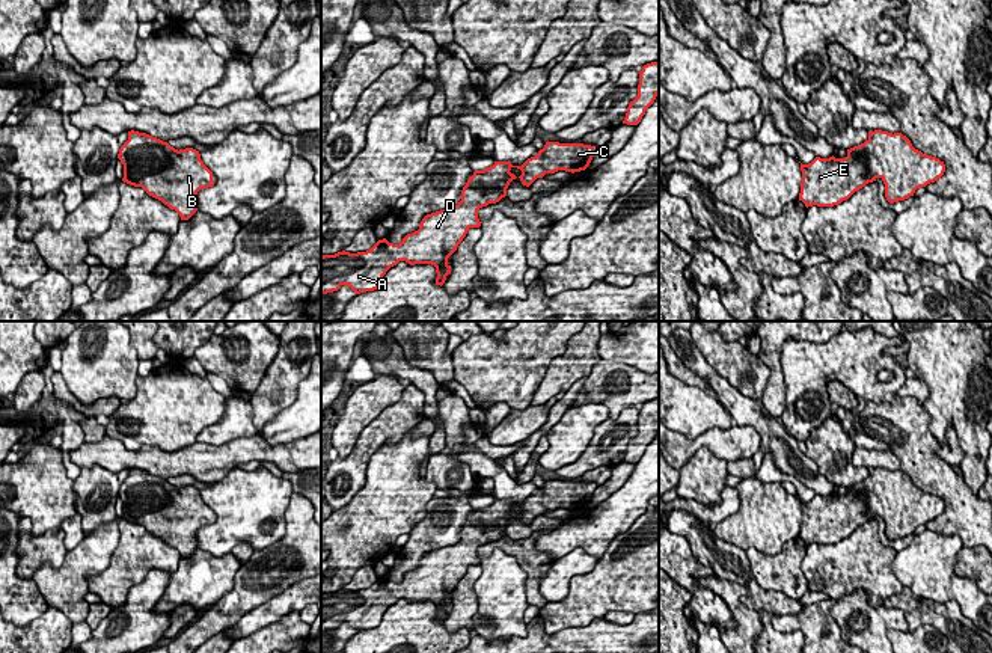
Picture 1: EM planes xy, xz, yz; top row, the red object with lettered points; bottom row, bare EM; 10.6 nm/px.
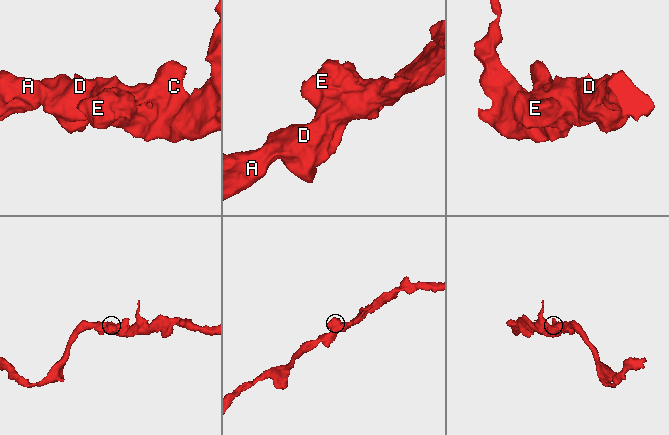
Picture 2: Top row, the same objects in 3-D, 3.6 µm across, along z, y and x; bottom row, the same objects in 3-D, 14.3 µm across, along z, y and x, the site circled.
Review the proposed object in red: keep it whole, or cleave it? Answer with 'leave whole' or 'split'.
leave whole

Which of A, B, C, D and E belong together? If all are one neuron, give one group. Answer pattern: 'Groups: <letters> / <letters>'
Groups: A B C D E

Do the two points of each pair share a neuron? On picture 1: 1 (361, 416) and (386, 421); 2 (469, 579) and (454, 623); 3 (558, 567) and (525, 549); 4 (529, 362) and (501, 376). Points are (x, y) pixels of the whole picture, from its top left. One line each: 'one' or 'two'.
1: two
2: one
3: two
4: one

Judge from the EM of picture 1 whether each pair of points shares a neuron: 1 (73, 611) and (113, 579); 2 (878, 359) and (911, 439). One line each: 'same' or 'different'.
1: different
2: different

